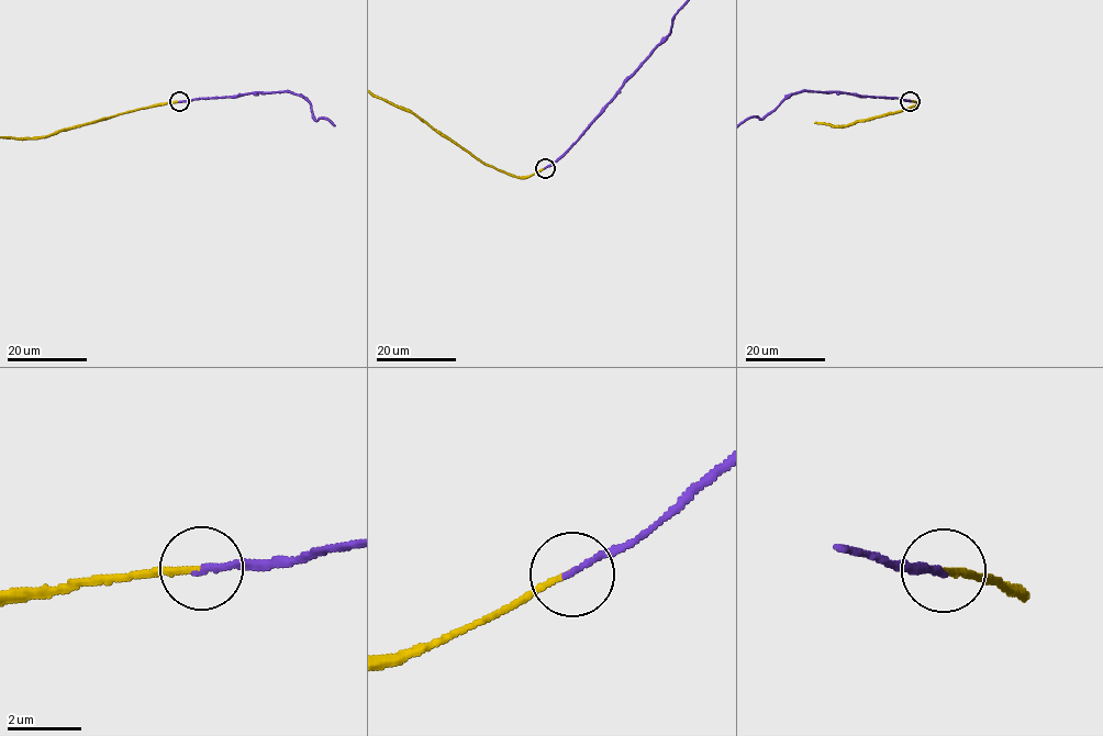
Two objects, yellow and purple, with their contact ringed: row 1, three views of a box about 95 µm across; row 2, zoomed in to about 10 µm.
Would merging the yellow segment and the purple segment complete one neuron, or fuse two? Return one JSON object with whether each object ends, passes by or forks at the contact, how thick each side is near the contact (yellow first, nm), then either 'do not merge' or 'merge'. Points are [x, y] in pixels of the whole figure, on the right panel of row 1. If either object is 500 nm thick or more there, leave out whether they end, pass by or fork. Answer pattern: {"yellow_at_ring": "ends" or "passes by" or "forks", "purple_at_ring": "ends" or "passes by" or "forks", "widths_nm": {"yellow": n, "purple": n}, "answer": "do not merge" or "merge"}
{"yellow_at_ring": "ends", "purple_at_ring": "ends", "widths_nm": {"yellow": 140, "purple": 180}, "answer": "merge"}

